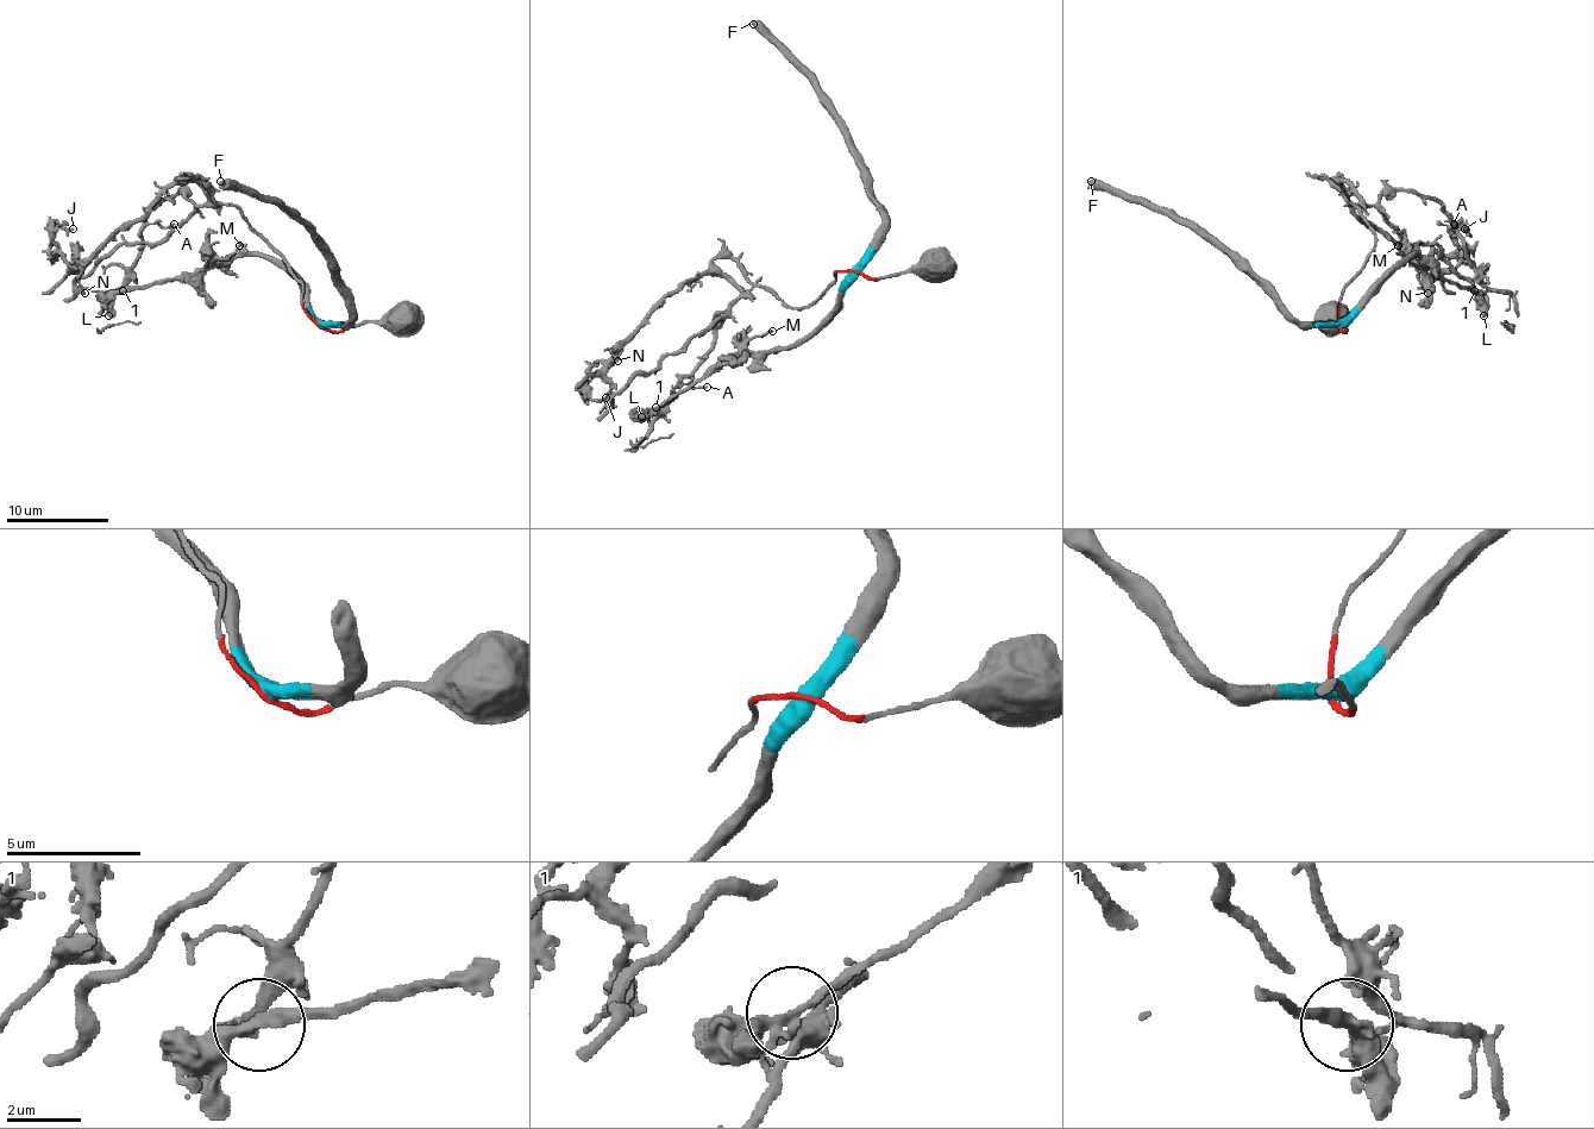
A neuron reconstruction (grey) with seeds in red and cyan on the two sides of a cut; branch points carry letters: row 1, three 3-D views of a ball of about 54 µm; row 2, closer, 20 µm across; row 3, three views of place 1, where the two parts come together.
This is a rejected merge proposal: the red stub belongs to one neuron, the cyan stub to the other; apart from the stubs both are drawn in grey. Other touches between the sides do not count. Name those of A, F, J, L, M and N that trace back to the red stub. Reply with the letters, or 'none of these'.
A, J, N

